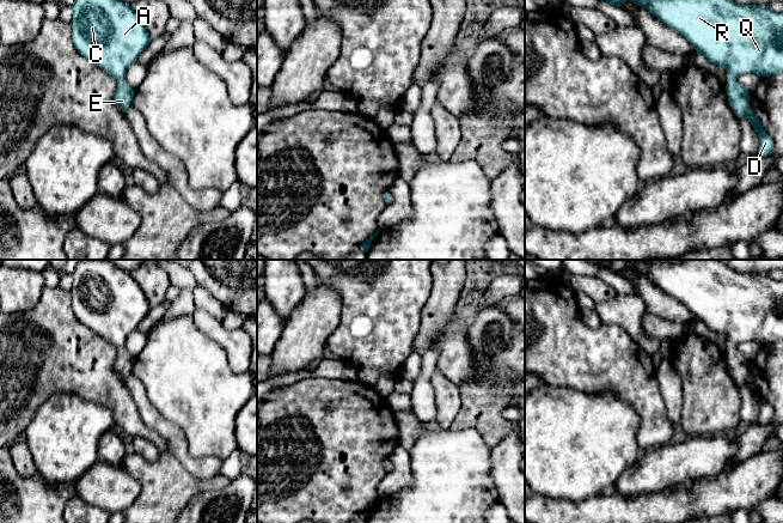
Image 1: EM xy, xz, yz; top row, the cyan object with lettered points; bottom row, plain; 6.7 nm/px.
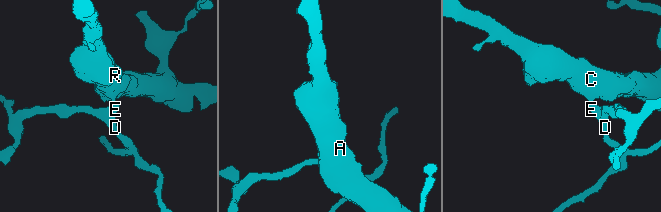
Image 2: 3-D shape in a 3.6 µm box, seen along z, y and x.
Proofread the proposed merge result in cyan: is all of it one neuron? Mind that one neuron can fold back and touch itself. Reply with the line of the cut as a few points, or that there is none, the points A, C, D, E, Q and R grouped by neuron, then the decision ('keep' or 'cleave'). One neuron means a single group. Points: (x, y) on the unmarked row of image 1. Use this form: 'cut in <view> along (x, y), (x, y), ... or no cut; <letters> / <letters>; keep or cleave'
no cut; A C D E Q R; keep

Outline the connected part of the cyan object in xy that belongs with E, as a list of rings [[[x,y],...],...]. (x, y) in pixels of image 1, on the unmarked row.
[[[84,260],[77,266],[72,276],[72,309],[75,317],[117,348],[114,370],[126,381],[131,372],[134,358],[124,349],[124,342],[152,309],[147,297],[129,272],[105,260]]]

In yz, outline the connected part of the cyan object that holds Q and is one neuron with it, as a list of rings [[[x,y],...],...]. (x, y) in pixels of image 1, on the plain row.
[[[635,260],[631,269],[646,275],[665,293],[684,304],[712,332],[727,339],[726,359],[729,373],[738,385],[751,390],[759,405],[760,424],[773,420],[773,409],[750,377],[750,359],[736,349],[745,341],[769,345],[783,341],[783,281],[766,273],[736,272],[720,260]]]

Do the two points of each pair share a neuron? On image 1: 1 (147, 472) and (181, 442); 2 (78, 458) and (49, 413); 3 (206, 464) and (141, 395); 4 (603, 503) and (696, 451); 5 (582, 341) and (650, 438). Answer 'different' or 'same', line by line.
1: different
2: same
3: same
4: different
5: same

